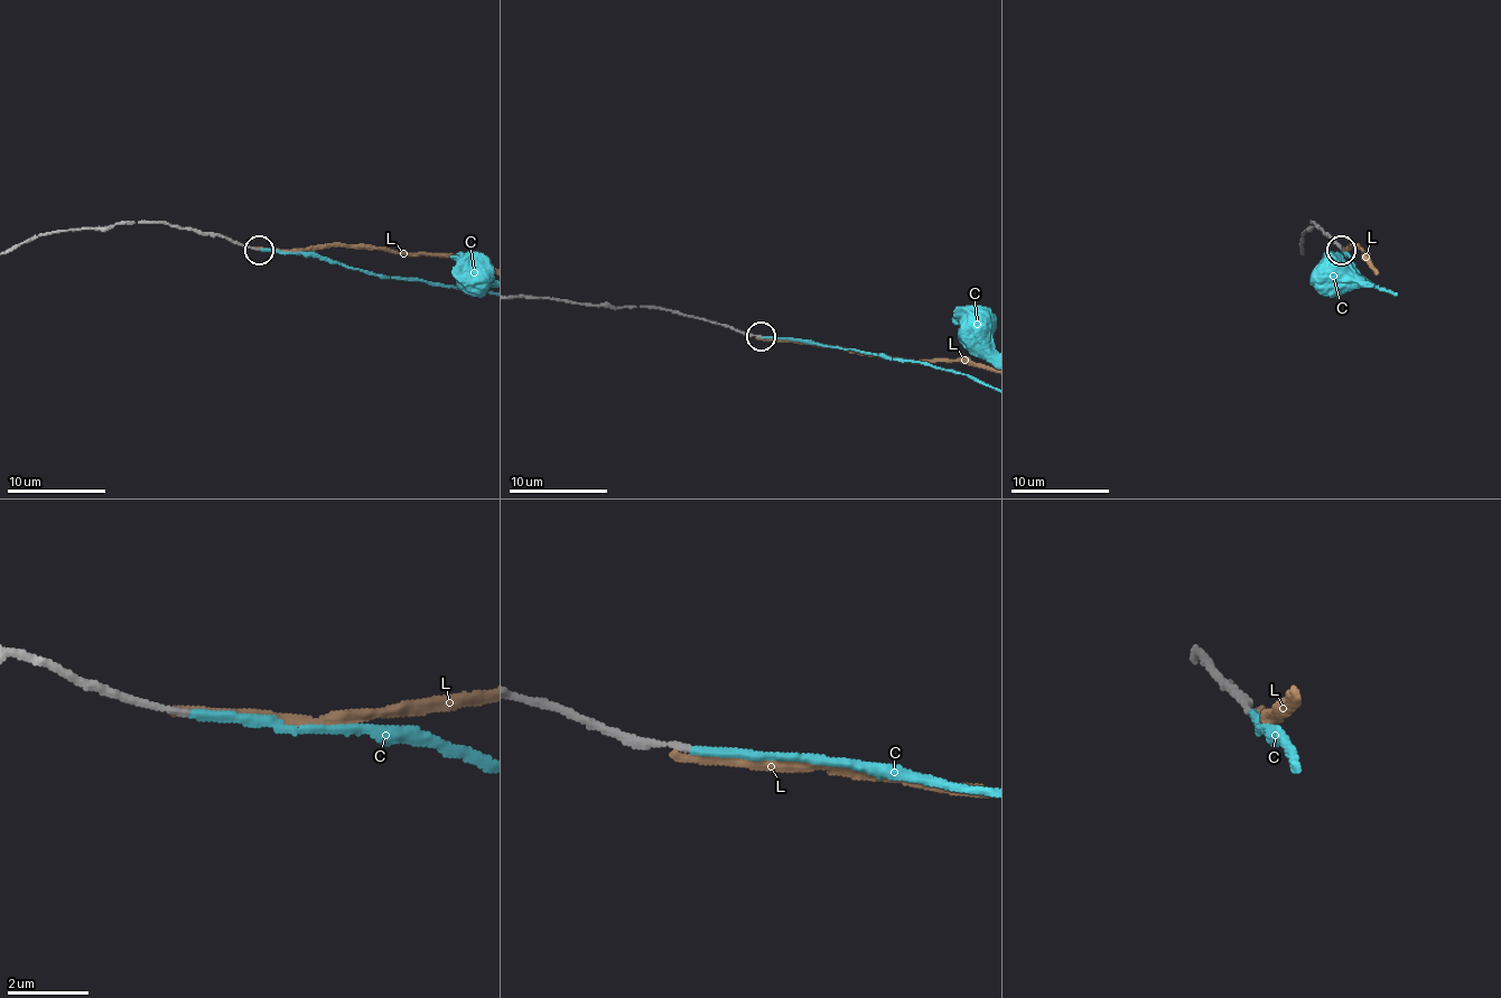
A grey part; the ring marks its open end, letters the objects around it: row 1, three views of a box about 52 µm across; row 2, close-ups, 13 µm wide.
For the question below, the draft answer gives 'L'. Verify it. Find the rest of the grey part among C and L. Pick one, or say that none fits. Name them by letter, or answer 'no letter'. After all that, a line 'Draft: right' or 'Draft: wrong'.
C
Draft: wrong

